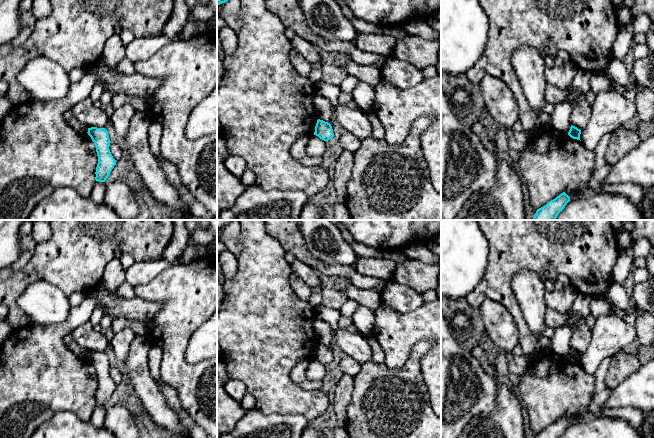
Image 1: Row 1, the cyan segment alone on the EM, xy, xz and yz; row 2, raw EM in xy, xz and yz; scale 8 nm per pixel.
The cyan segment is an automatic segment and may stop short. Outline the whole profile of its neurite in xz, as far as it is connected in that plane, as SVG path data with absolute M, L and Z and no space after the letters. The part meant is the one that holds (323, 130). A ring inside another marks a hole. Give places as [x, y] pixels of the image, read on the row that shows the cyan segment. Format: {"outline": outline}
{"outline": "M318 119L314 135L318 136L324 141L328 141L334 137L333 129L330 123Z"}

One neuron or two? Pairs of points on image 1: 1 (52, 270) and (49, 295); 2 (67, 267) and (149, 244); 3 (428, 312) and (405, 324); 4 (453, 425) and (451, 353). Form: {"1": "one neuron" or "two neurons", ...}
{"1": "two neurons", "2": "one neuron", "3": "one neuron", "4": "one neuron"}

